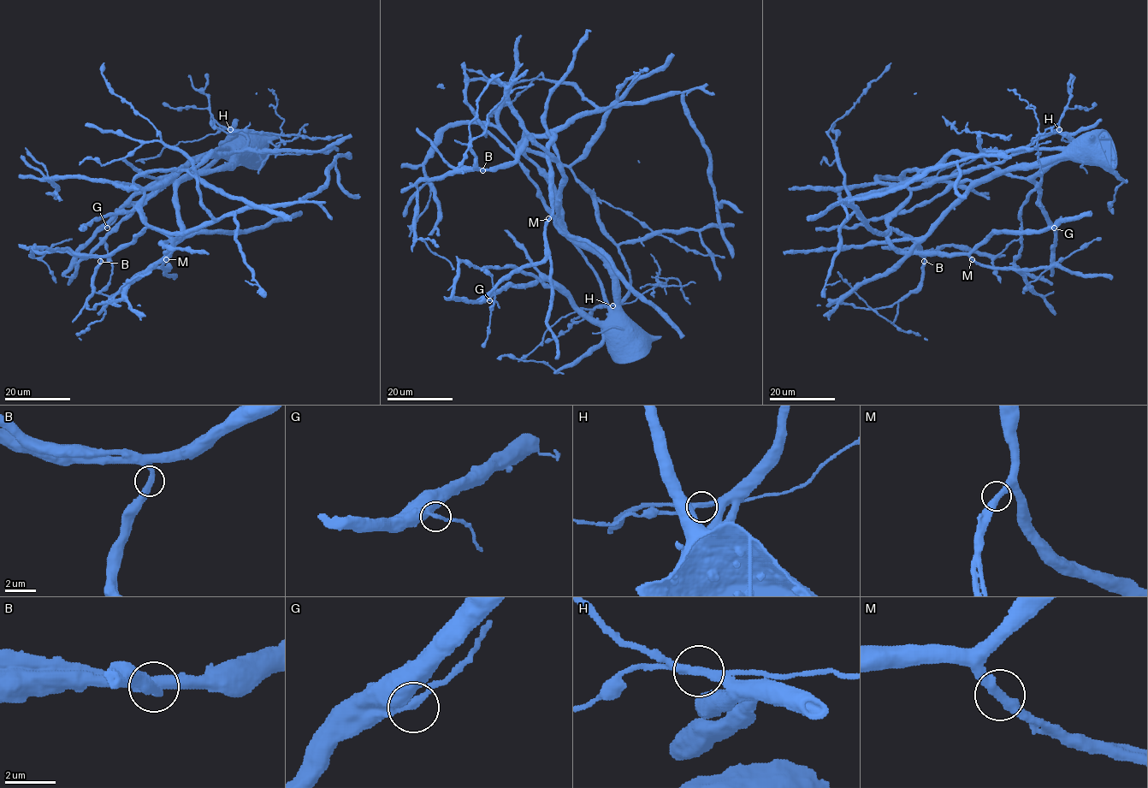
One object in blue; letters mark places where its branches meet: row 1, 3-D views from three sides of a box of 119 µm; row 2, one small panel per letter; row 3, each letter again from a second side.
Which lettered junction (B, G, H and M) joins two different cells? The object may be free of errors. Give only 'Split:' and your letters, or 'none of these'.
Split: H

